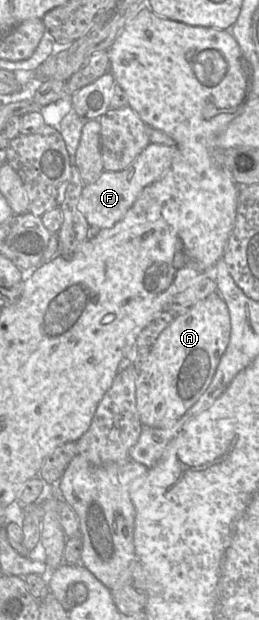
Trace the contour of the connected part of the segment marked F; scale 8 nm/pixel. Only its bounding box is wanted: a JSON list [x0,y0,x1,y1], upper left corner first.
[78,142,176,229]

